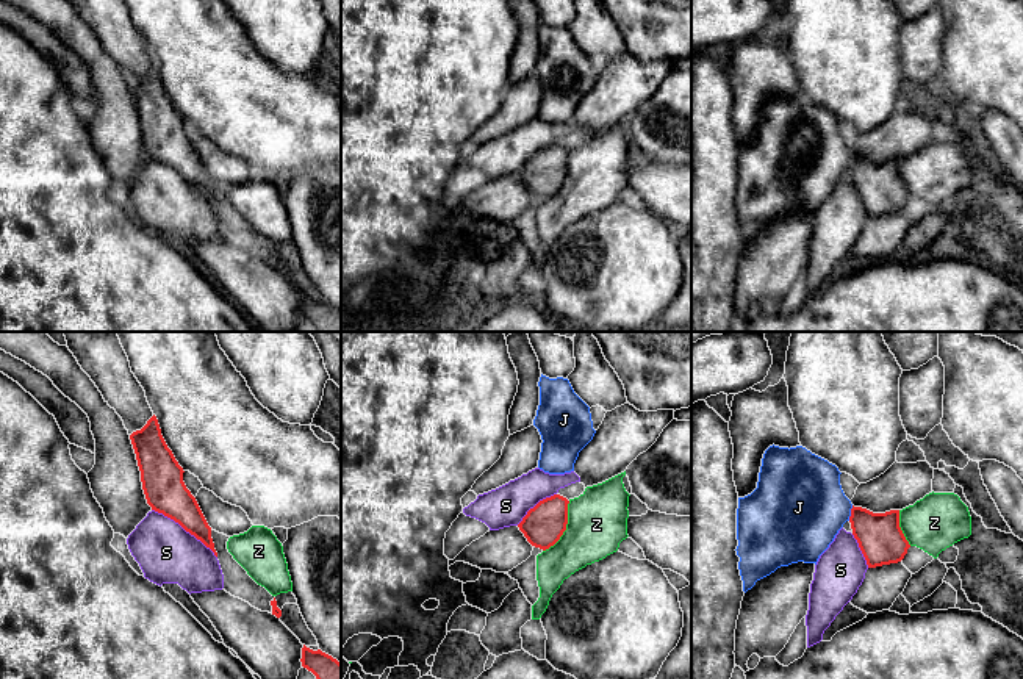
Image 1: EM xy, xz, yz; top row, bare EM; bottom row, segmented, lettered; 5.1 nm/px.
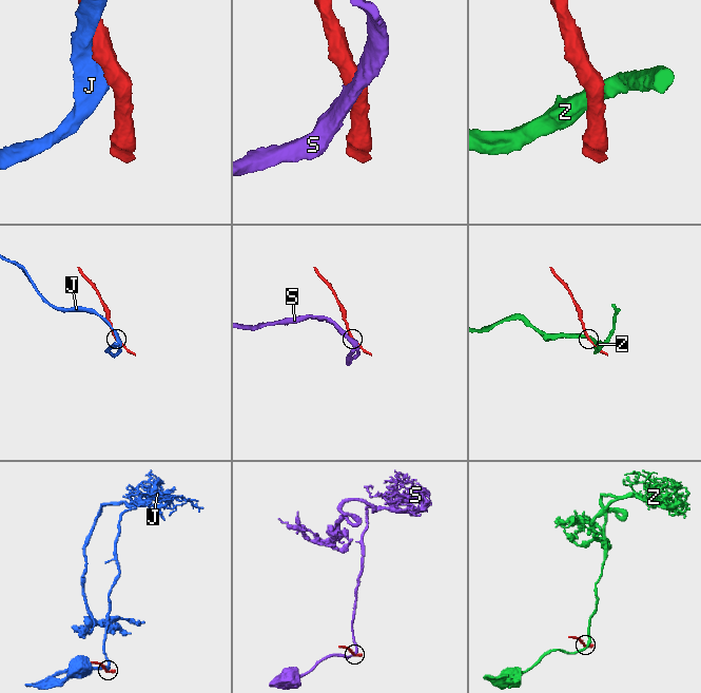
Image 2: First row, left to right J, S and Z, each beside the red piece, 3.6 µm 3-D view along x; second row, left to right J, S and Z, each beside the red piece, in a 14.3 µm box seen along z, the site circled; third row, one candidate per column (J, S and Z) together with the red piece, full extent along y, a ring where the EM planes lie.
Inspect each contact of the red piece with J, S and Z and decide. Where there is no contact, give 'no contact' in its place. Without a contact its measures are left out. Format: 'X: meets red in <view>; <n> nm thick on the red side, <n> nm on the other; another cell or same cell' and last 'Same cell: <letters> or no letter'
J: meets red in yz; 240 nm thick on the red side, 440 nm on the other; another cell
S: meets red in xy; 220 nm thick on the red side, 300 nm on the other; another cell
Z: meets red in xz; 200 nm thick on the red side, 300 nm on the other; another cell
Same cell: no letter

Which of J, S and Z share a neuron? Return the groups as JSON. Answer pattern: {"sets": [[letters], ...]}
{"sets": [["J"], ["S"], ["Z"]]}

